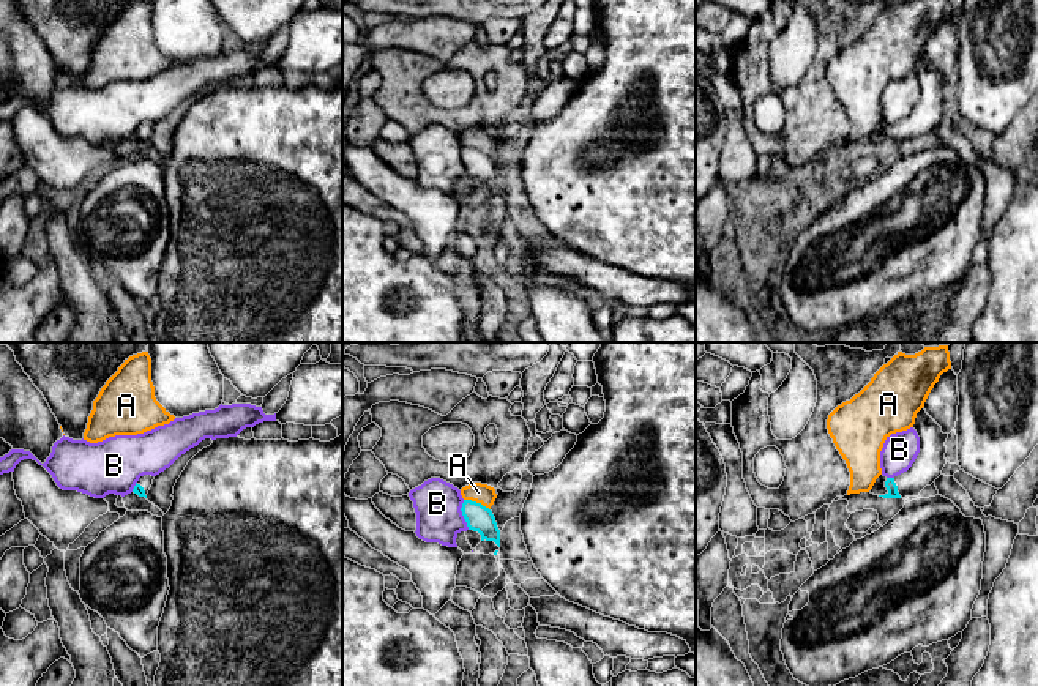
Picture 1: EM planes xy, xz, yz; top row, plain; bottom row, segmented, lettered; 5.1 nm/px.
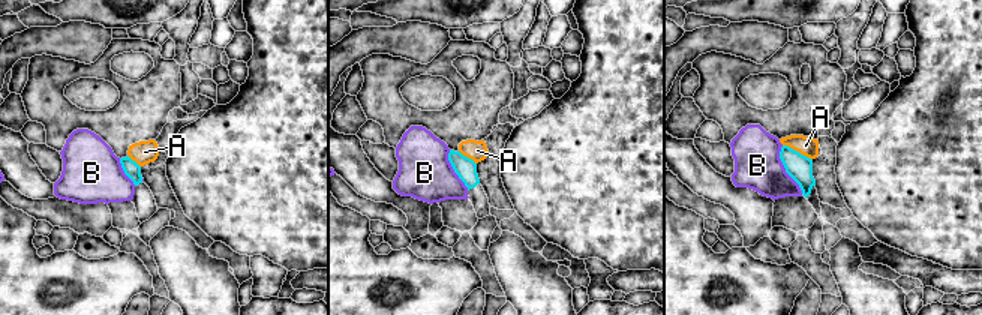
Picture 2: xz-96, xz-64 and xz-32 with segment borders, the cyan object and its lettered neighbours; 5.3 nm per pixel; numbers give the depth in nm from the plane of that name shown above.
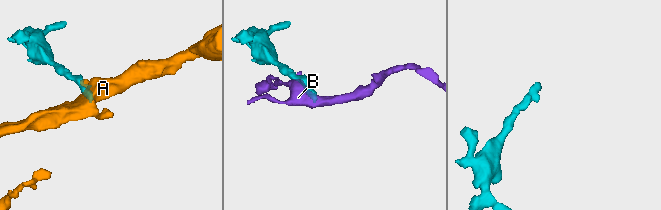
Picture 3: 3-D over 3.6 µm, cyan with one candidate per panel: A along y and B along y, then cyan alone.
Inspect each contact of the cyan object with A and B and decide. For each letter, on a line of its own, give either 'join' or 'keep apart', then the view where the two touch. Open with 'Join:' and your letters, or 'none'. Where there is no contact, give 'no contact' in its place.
Join: none
A: keep apart; contact in xz
B: keep apart; contact in xz

